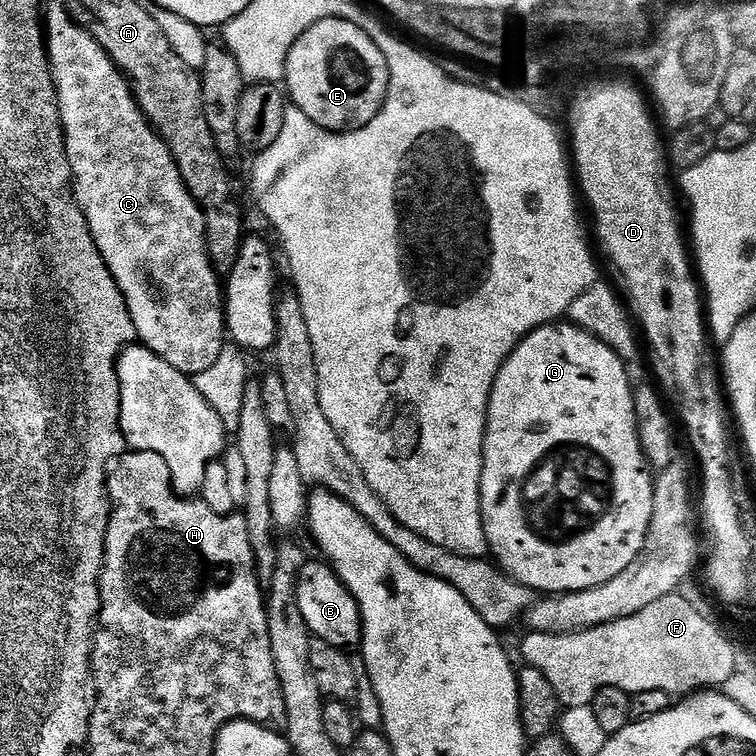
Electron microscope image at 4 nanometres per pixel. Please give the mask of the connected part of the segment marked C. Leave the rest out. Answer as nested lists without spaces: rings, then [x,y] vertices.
[[[63,3],[54,5],[49,12],[47,9],[46,43],[76,201],[110,274],[114,274],[126,298],[139,343],[179,372],[197,374],[208,370],[218,362],[225,346],[226,317],[222,280],[208,252],[204,211],[190,194],[168,144],[144,117],[128,77],[91,32],[72,19]]]

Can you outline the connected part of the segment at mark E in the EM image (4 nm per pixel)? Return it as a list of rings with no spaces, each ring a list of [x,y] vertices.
[[[322,18],[294,42],[284,67],[283,83],[291,103],[310,122],[328,132],[353,132],[369,124],[384,107],[388,63],[366,29],[342,18]]]

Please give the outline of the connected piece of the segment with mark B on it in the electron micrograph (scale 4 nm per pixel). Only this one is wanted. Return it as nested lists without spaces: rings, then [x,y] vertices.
[[[320,558],[309,559],[296,578],[296,597],[298,598],[298,610],[302,610],[302,618],[315,639],[325,640],[330,642],[330,646],[345,650],[361,647],[364,639],[364,623],[360,617],[360,607],[354,594],[345,586],[344,580],[332,569],[331,564]]]

